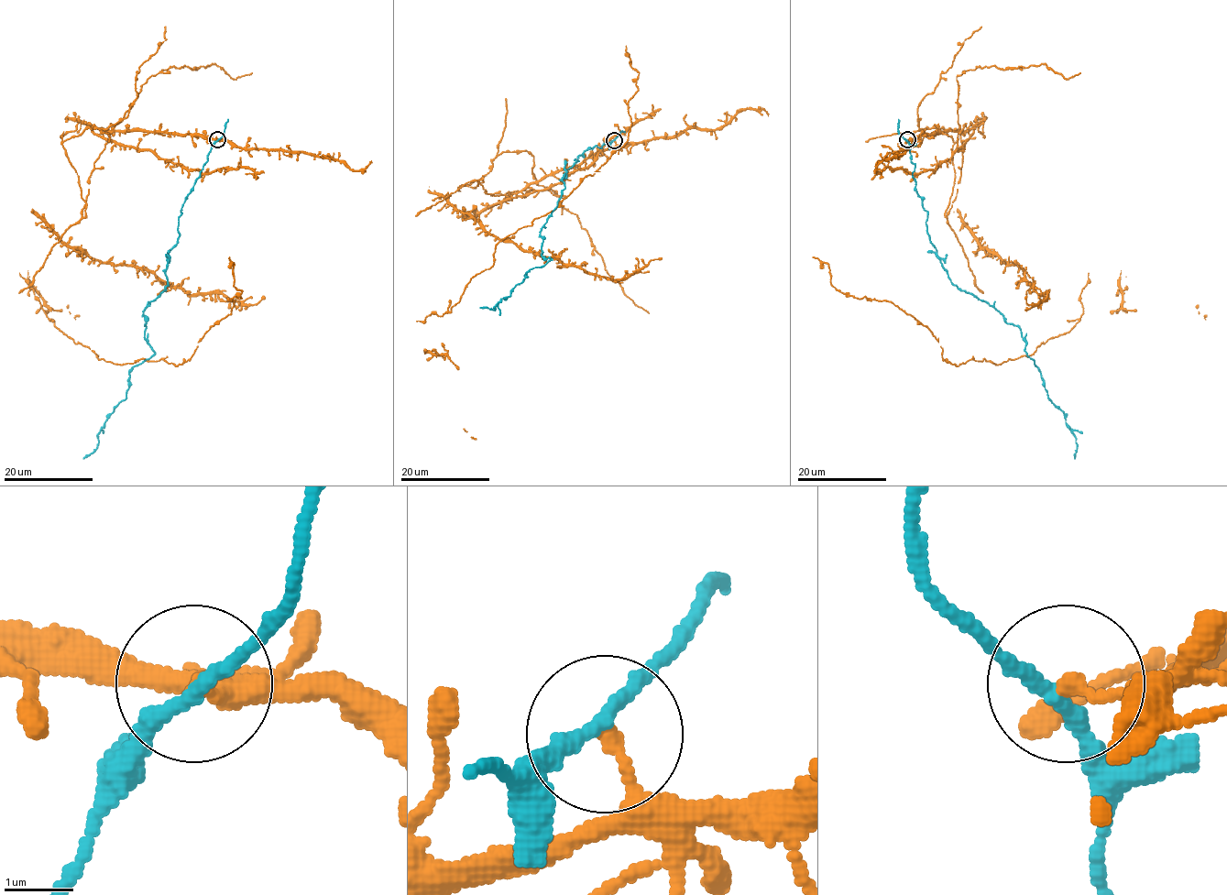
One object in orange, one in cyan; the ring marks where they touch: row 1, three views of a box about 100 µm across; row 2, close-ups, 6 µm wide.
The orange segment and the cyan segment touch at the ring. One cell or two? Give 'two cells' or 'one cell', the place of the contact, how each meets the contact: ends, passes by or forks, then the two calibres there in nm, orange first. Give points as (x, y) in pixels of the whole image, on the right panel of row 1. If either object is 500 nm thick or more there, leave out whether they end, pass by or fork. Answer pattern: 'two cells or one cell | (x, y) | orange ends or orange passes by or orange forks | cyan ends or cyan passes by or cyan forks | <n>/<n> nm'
two cells | (907, 139) | orange ends | cyan passes by | 190/220 nm

